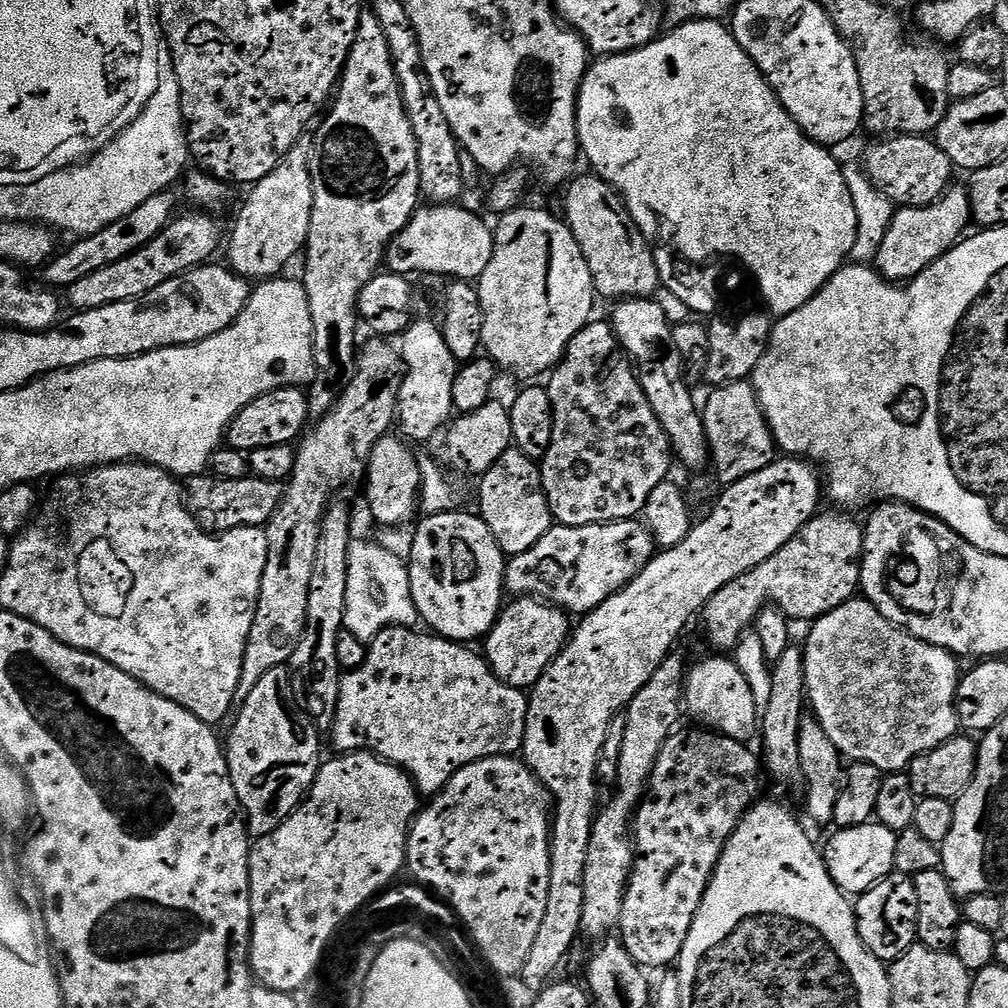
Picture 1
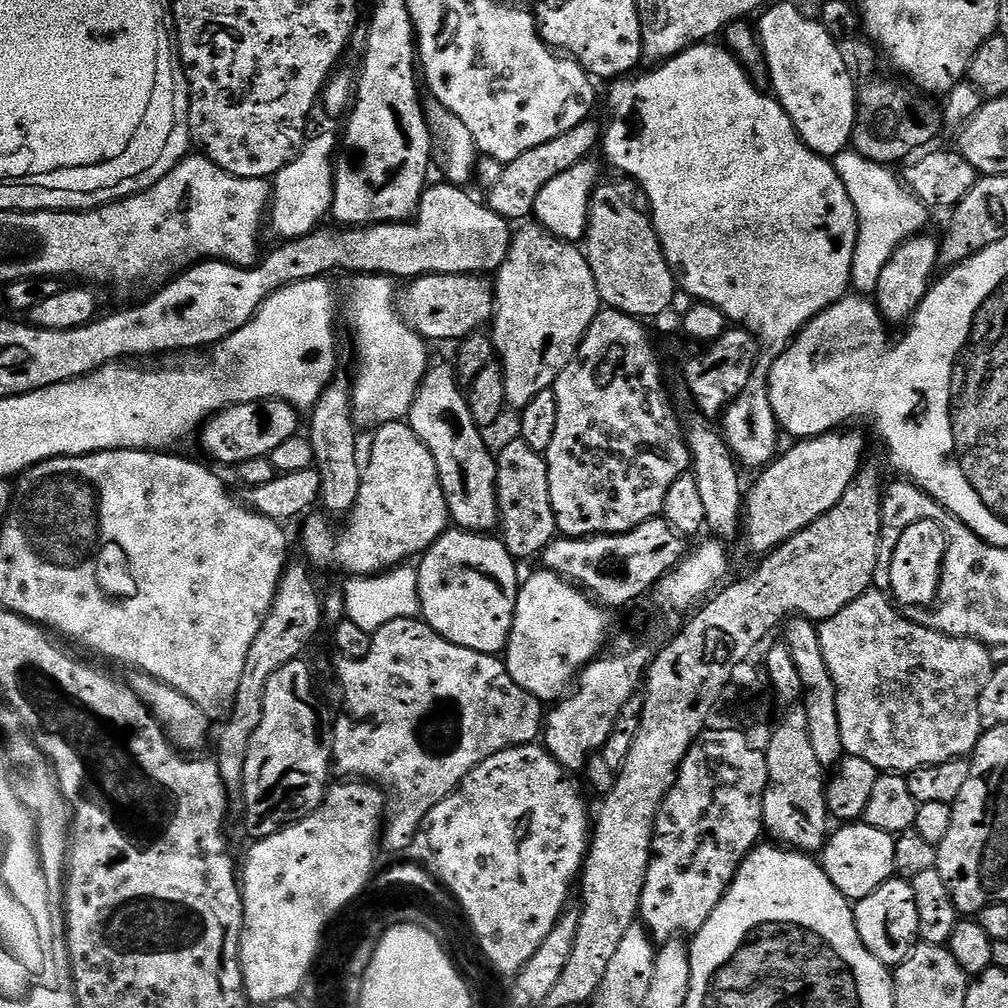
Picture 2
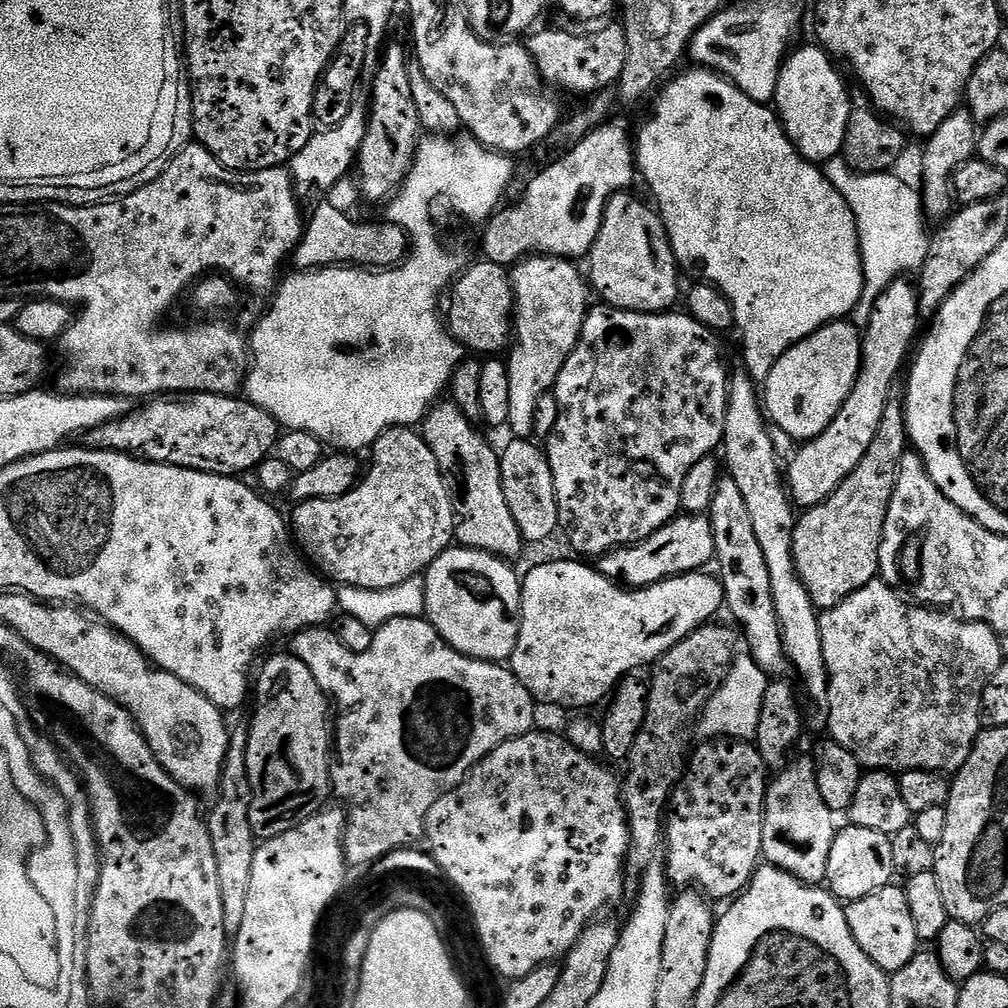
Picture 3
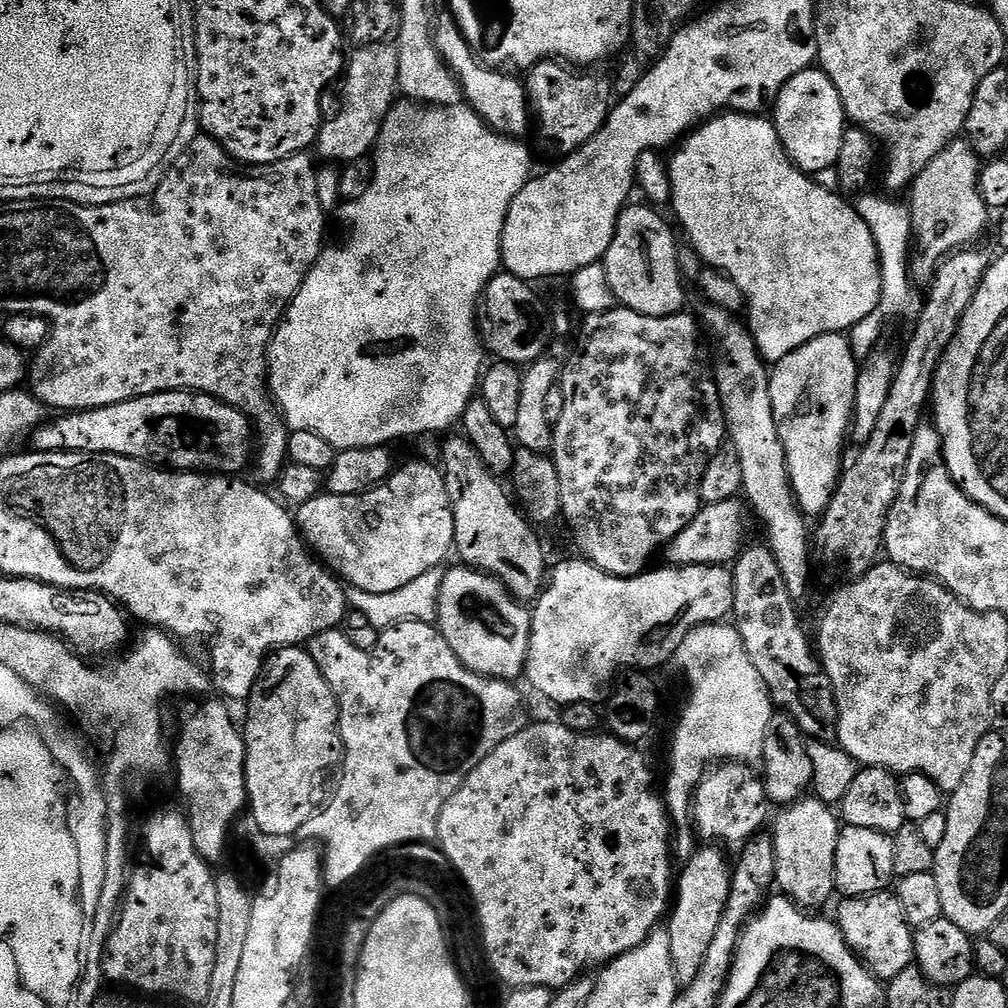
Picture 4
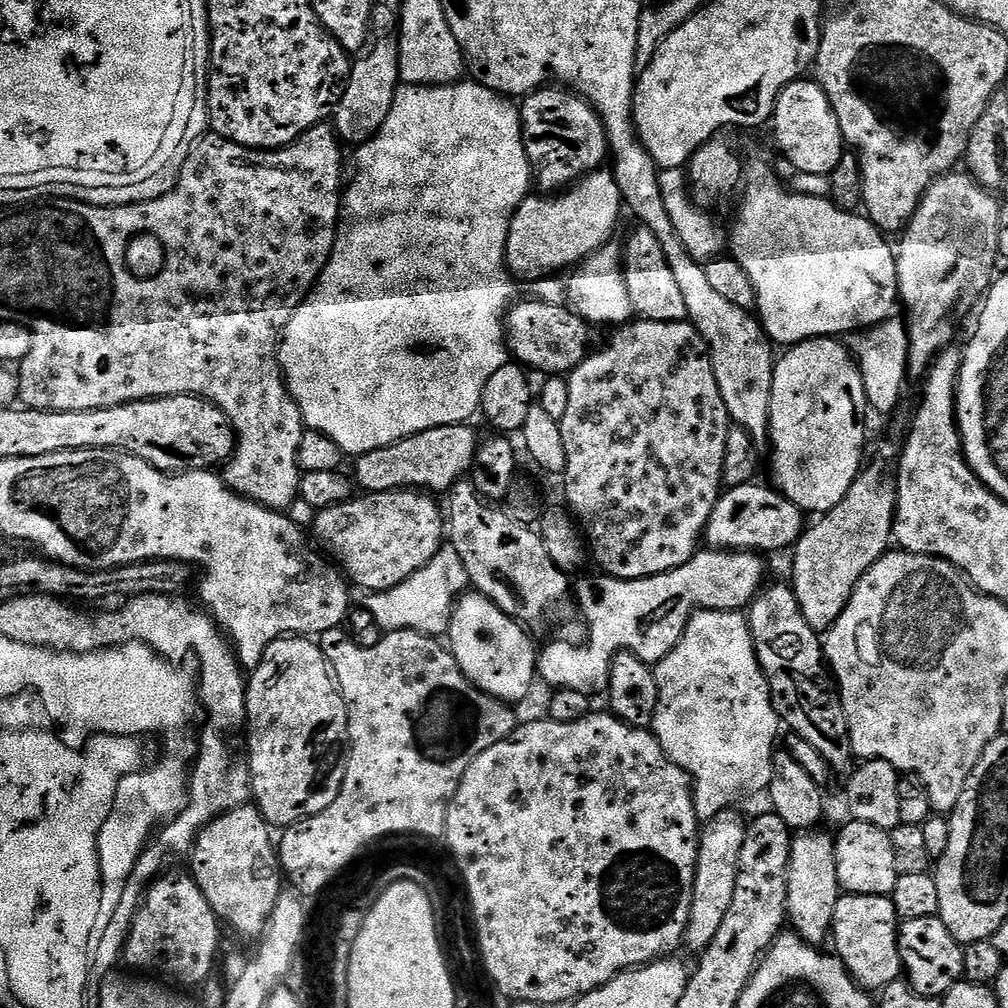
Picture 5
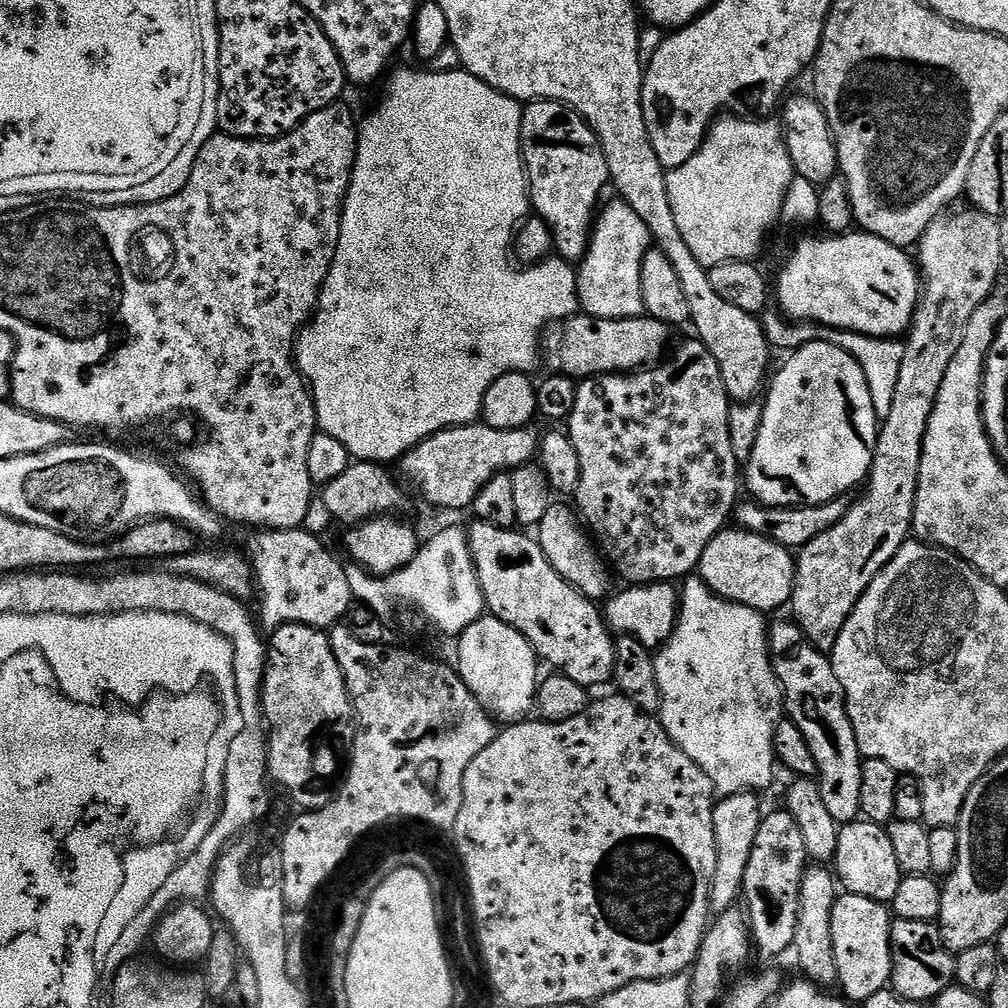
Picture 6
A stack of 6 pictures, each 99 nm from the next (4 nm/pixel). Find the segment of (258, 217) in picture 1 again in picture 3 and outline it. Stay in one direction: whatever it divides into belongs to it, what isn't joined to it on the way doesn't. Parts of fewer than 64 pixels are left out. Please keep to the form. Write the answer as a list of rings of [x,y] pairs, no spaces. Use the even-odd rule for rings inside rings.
[[[356,102],[346,118],[338,125],[313,131],[306,146],[290,162],[292,183],[296,185],[301,197],[311,192],[328,192],[344,175],[353,171],[356,157],[362,146],[362,138],[366,138],[368,129],[369,109],[362,103]]]

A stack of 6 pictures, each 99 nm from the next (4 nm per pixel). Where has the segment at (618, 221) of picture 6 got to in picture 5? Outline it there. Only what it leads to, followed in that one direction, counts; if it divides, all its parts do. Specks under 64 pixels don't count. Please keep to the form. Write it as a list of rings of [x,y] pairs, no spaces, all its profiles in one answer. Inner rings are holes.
[[[614,240],[593,252],[570,275],[566,282],[566,296],[573,311],[589,323],[622,326],[635,317],[623,269],[623,247]]]

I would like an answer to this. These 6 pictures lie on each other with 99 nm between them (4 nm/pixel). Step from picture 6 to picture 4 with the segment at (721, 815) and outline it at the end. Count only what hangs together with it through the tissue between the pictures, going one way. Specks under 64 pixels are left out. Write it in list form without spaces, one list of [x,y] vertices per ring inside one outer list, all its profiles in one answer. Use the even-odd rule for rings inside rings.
[[[716,846],[700,847],[704,848],[698,849],[689,858],[688,865],[681,872],[679,869],[674,884],[674,907],[666,920],[666,931],[670,936],[670,957],[680,986],[698,978],[698,970],[702,970],[702,962],[706,962],[706,950],[710,950],[710,942],[714,942],[714,933],[722,922],[732,885],[732,868],[730,860],[723,856],[725,853]]]

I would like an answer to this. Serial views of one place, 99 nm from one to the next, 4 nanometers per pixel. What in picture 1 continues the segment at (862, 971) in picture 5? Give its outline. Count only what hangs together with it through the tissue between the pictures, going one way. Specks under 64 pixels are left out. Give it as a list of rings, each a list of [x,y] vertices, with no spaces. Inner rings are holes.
[[[891,874],[855,901],[856,929],[862,942],[879,960],[897,960],[917,943],[918,893],[914,891],[911,876]]]

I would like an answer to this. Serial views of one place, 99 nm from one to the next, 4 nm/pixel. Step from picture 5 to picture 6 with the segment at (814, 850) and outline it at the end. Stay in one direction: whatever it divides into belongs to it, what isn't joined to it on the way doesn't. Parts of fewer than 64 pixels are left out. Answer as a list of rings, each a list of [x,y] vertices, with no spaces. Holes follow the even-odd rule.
[[[809,866],[802,878],[798,926],[794,930],[792,948],[800,963],[803,979],[809,980],[817,988],[832,990],[837,987],[838,966],[834,963],[834,930],[830,930],[830,918],[834,914],[838,880],[833,869],[828,866]]]

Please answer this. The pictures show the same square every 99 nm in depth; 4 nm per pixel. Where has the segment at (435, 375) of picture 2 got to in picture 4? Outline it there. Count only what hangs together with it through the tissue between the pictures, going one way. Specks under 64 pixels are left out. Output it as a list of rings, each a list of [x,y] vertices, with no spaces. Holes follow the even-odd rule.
[[[449,435],[444,444],[444,464],[442,471],[453,506],[454,534],[456,535],[454,552],[460,555],[465,565],[479,568],[504,584],[504,589],[510,596],[515,596],[521,602],[535,601],[546,583],[546,567],[544,568],[544,548],[536,537],[537,529],[526,519],[523,512],[514,503],[513,497],[506,491],[499,479],[478,458],[478,450],[463,435]]]

